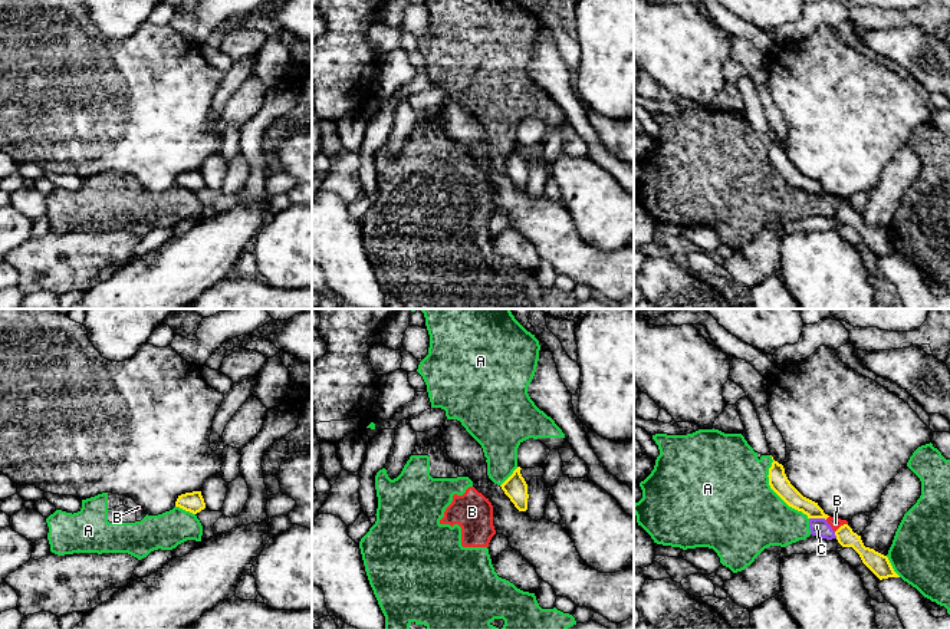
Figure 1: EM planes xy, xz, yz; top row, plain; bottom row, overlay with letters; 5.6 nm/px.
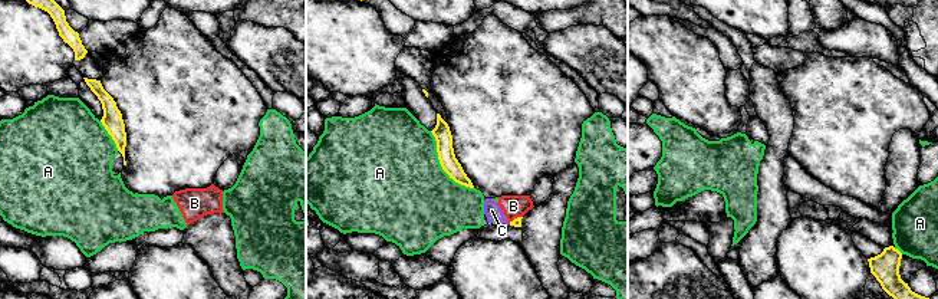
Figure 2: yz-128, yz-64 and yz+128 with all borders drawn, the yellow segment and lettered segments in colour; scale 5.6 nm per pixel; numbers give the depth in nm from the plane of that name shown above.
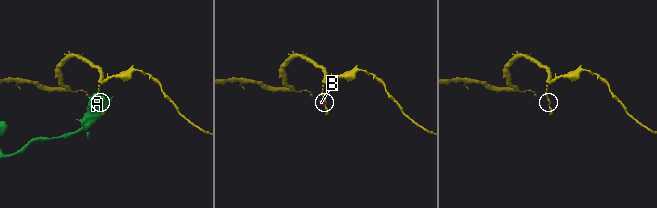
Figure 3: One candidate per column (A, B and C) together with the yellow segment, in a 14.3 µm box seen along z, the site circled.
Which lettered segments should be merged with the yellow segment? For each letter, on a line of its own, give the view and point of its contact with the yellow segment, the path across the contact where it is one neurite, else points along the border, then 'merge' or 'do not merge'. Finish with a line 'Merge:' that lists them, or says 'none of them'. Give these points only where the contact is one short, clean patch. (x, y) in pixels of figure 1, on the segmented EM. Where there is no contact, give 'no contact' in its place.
A: yz (775, 491) | do not merge
B: yz (841, 526) | along yz (847, 523), (835, 532) | do not merge
C: yz (818, 517) | along yz (809, 517), (822, 517), (825, 520) | do not merge
Merge: none of them

